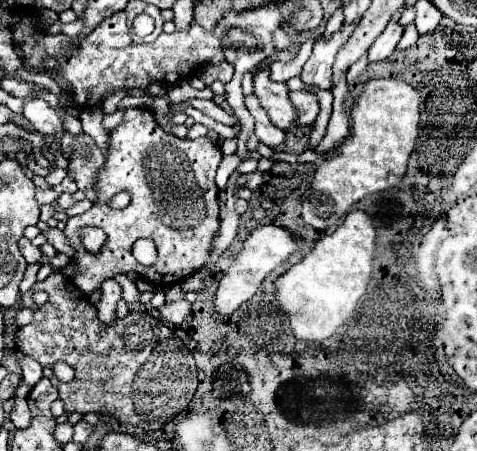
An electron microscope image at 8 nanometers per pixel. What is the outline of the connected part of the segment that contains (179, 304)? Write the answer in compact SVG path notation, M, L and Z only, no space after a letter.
M179 299L179 301L173 301L173 303L165 303L159 307L159 313L165 321L173 323L173 325L181 325L189 313L191 313L191 305L185 301L185 299Z

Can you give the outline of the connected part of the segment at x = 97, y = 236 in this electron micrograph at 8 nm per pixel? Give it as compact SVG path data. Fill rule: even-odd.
M83 227L79 231L81 235L81 241L83 241L83 247L89 251L89 253L99 253L99 249L103 247L107 236L102 229L97 227Z

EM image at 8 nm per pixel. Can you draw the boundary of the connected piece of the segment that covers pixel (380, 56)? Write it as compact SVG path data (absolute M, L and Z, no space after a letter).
M391 19L385 27L385 31L379 35L379 39L375 39L375 43L369 49L369 63L377 63L377 61L385 61L397 47L399 39L403 35L403 27L399 25L399 21Z

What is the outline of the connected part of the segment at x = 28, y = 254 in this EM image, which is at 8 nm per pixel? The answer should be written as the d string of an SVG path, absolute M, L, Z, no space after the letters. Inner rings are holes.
M21 237L17 245L19 245L19 251L21 251L21 255L23 255L23 259L27 263L37 263L41 259L41 249L39 247L33 247L27 237Z

